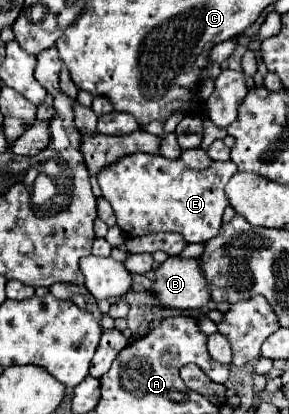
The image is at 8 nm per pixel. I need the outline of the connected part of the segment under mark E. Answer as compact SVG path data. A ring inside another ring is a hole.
M133 153L117 159L97 175L103 197L111 203L117 225L131 237L157 231L177 231L189 243L205 243L217 235L221 217L229 199L225 185L237 173L233 161L213 161L207 169L187 169L179 159L171 161L161 155Z

